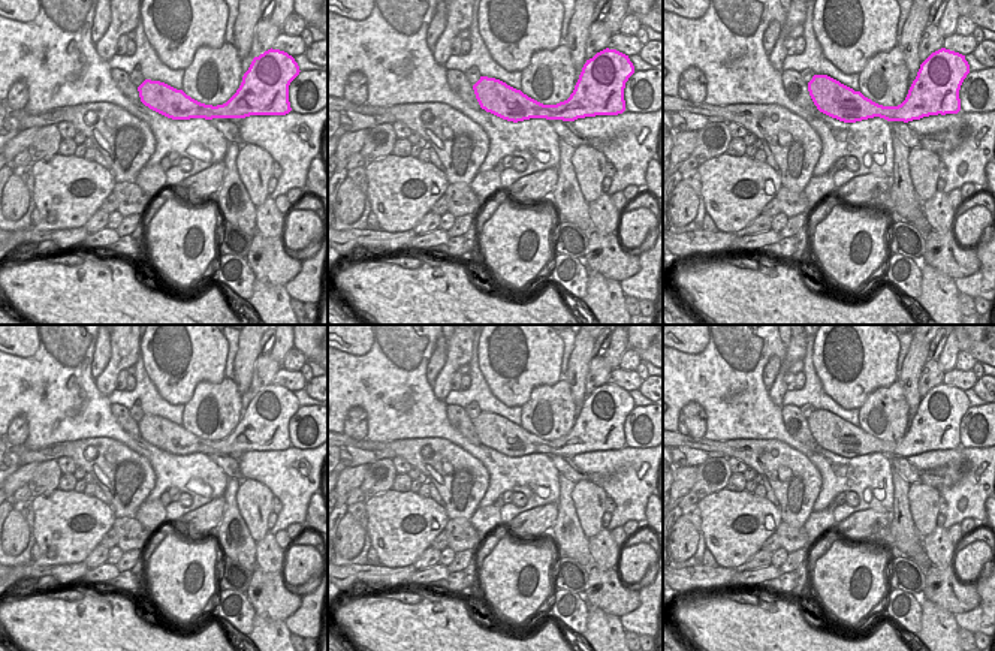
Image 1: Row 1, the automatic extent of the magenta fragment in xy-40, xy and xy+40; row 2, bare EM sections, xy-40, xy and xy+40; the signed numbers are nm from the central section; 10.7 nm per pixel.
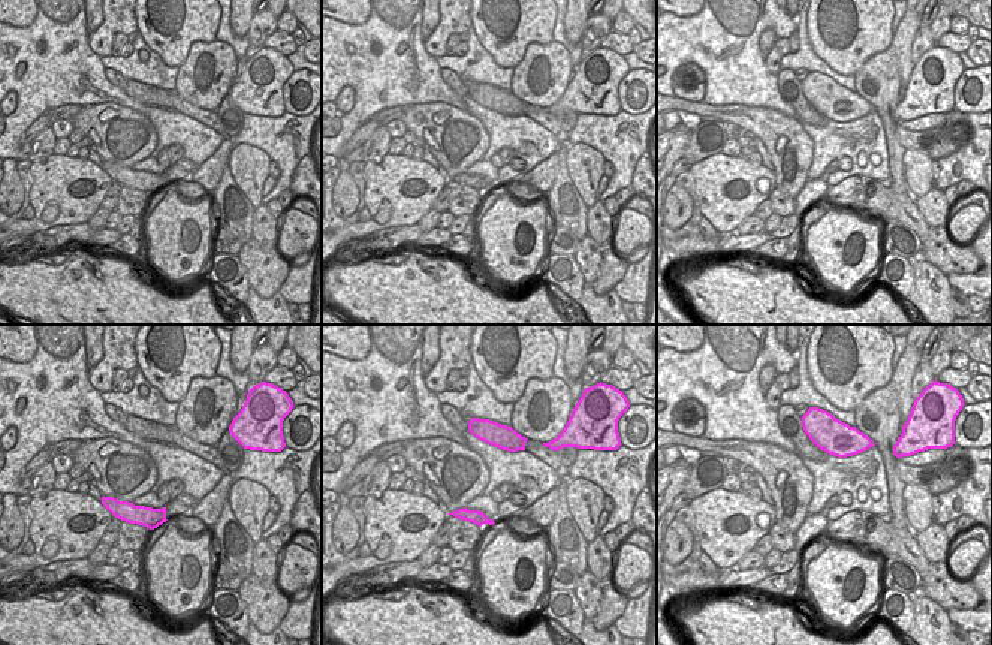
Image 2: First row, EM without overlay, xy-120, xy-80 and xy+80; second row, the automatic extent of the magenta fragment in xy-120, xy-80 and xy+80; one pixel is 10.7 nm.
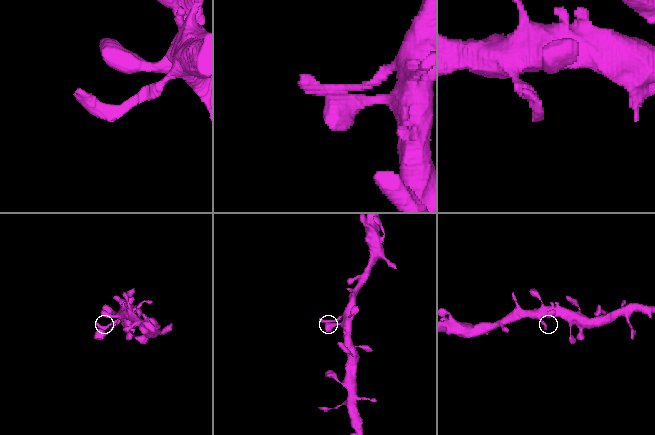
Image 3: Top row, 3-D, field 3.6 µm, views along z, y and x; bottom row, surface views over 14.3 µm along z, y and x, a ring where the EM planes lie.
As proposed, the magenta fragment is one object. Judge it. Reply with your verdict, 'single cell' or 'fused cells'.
single cell

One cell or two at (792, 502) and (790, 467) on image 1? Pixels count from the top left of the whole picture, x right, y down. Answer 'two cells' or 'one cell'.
one cell

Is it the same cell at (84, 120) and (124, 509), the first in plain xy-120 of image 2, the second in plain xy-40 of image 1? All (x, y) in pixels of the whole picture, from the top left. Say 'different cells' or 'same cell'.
same cell

